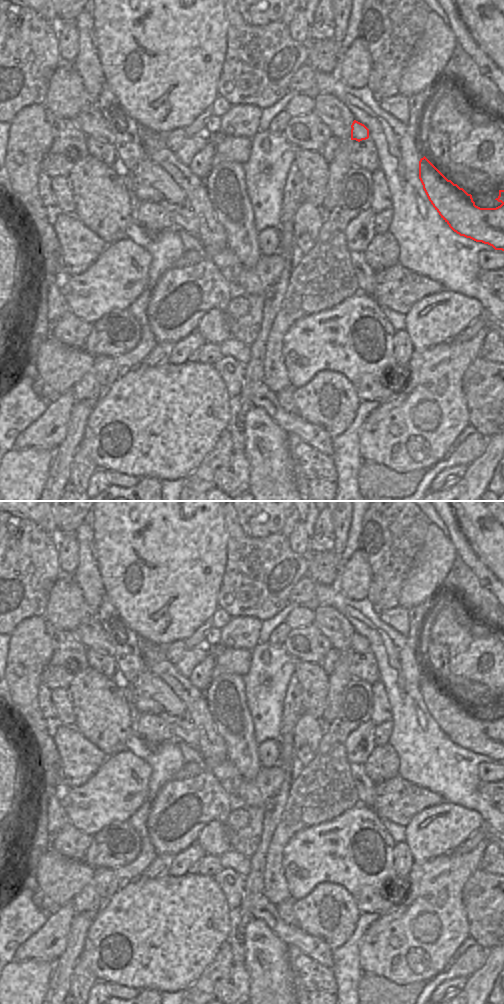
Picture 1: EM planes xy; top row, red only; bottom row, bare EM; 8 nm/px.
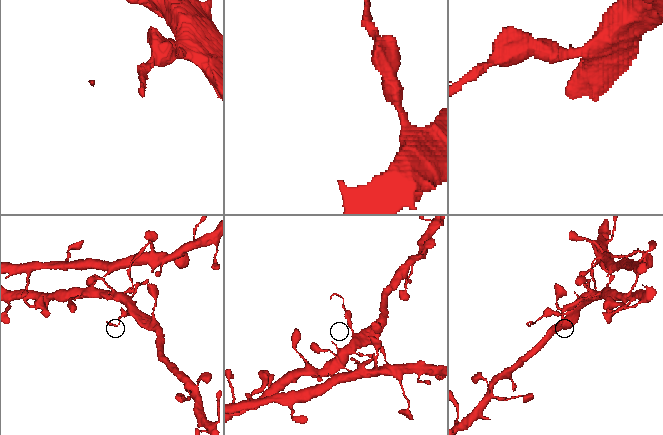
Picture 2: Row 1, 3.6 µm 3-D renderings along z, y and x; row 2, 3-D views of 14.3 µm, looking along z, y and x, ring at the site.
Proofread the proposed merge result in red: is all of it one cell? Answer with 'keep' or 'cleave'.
cleave

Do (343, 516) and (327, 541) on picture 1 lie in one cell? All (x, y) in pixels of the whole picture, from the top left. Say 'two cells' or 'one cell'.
two cells

